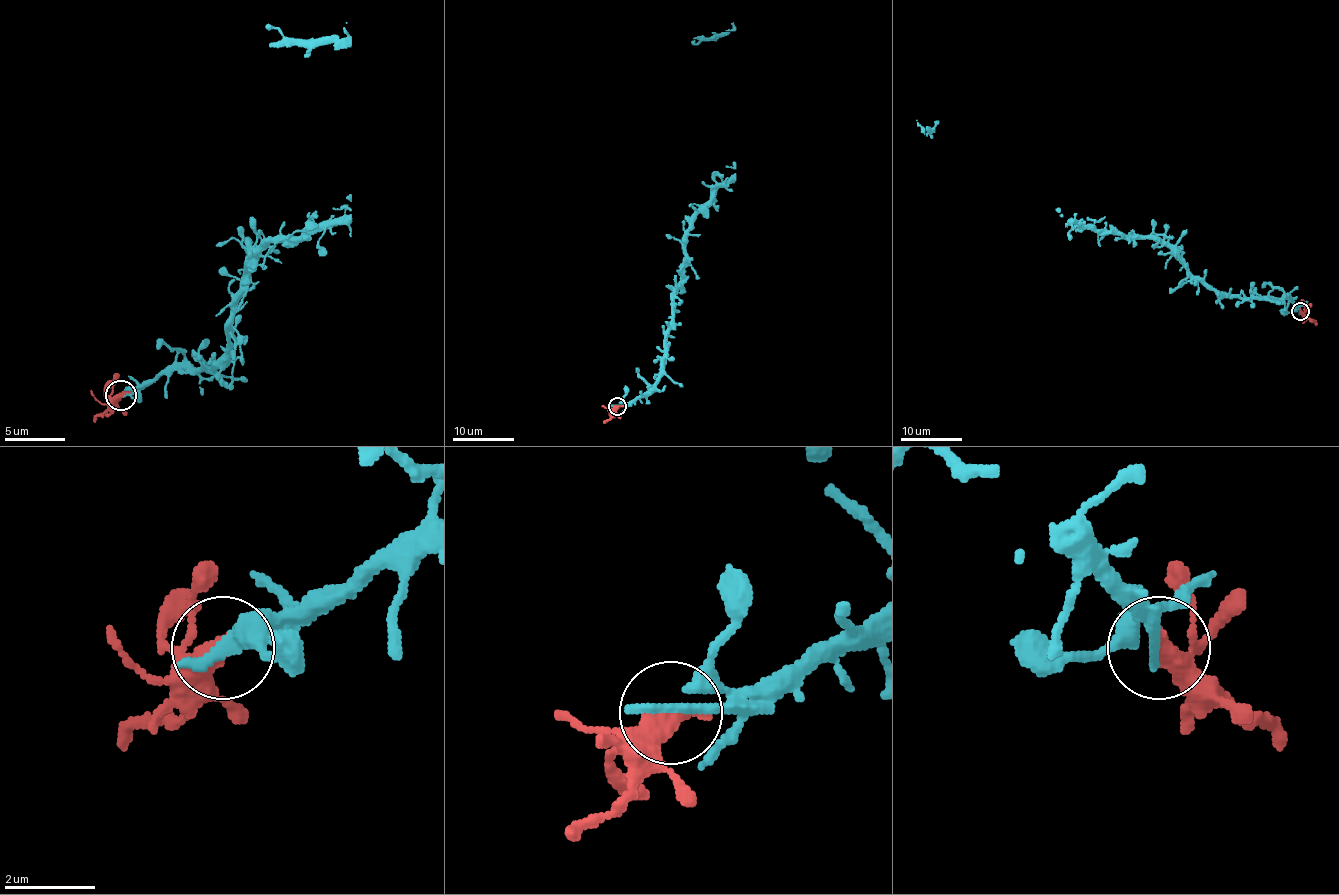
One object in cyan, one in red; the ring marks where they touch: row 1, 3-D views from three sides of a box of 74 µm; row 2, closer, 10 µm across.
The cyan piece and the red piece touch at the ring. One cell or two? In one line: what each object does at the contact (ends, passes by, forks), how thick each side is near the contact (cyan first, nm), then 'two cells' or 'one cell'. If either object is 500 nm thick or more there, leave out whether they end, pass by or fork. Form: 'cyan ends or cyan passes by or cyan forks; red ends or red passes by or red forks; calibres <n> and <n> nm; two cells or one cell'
calibres 400 and 500 nm; one cell

